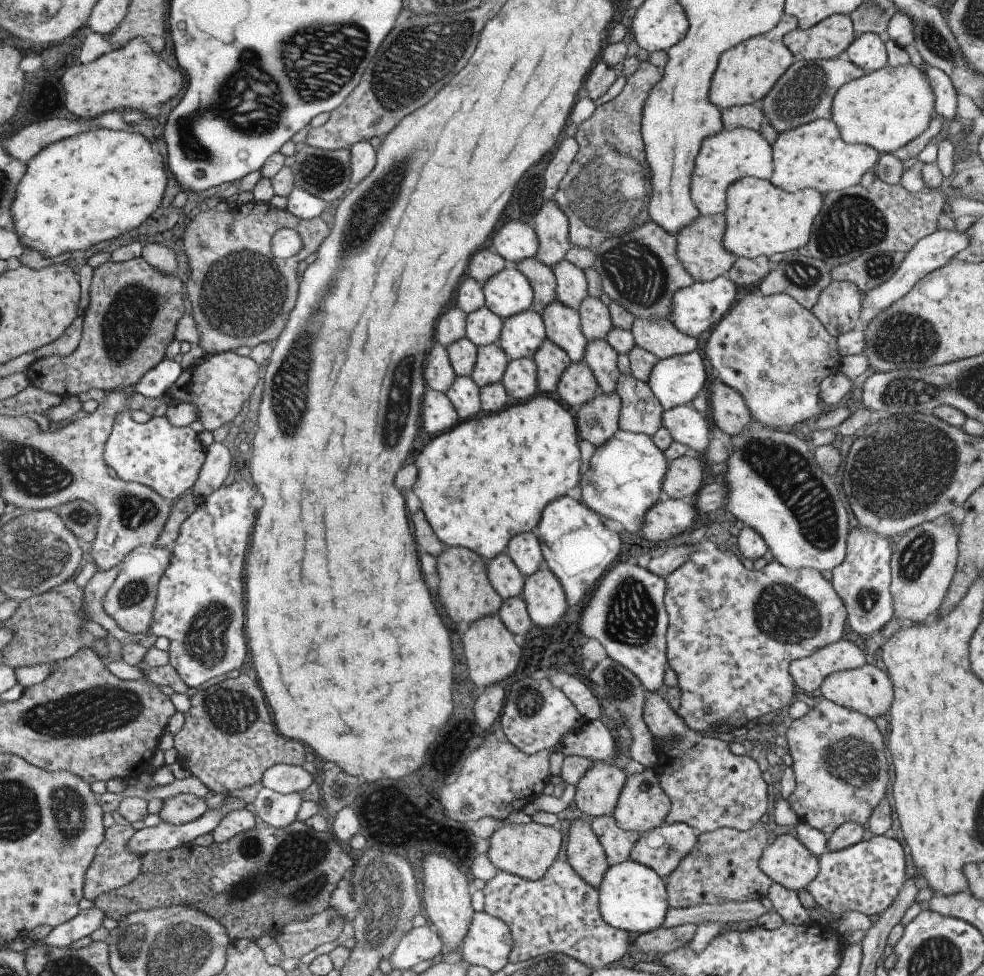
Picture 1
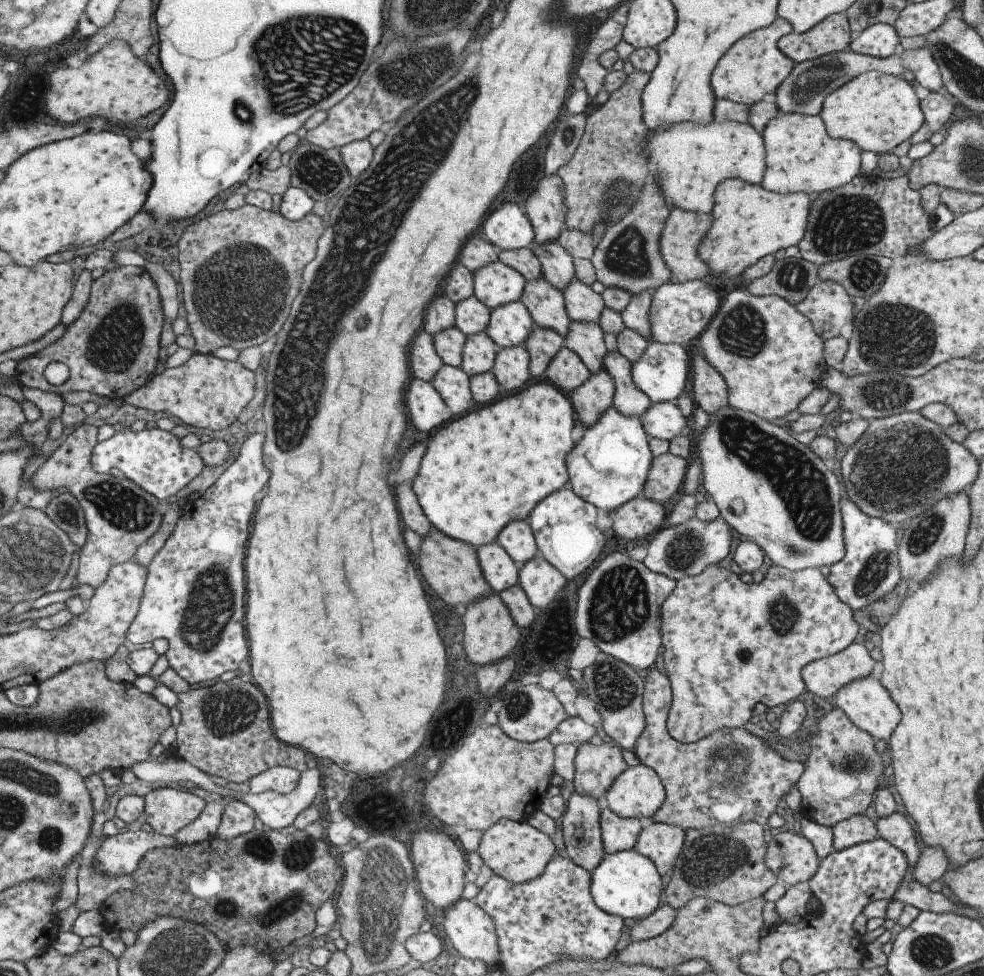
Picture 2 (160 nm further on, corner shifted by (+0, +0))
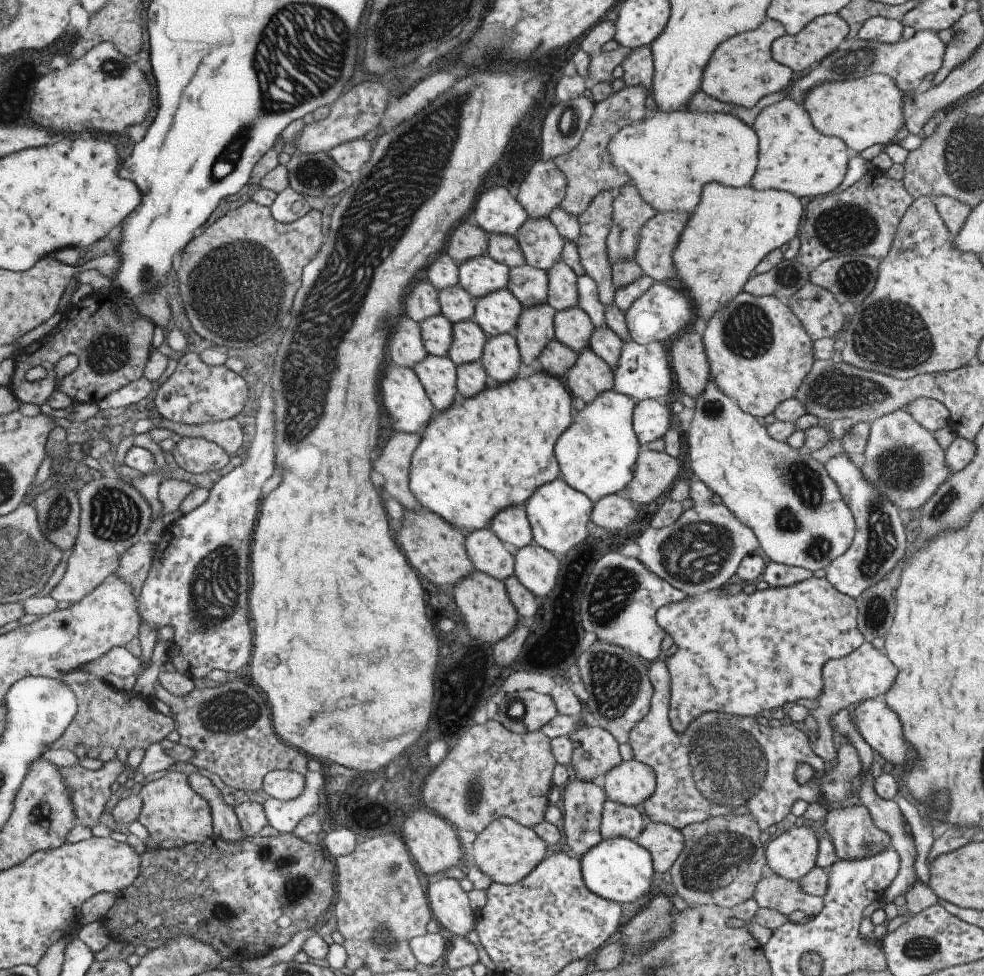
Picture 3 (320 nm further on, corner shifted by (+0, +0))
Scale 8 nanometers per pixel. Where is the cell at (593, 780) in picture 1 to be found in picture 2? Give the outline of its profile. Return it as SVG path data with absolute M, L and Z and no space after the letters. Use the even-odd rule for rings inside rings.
M585 742L577 746L571 784L576 794L597 800L605 795L613 780L627 768L617 746L609 742Z

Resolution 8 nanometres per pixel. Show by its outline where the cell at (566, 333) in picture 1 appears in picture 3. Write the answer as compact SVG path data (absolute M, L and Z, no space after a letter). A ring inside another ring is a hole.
M528 266L509 268L509 282L507 290L521 304L522 308L531 308L537 304L547 302L547 280L546 272Z

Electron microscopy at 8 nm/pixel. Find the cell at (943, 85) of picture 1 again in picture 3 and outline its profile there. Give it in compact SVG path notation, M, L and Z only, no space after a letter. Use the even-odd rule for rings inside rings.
M935 30L915 31L909 40L901 38L895 44L879 44L879 42L869 41L855 42L855 46L859 46L861 50L836 50L819 60L817 67L789 86L789 91L786 93L787 98L791 98L795 104L801 104L801 100L805 98L805 92L809 94L809 90L817 84L843 82L843 80L862 78L871 74L883 74L893 78L901 93L907 94L915 91L927 74L935 74L941 68L943 52L945 52L945 47L937 37Z

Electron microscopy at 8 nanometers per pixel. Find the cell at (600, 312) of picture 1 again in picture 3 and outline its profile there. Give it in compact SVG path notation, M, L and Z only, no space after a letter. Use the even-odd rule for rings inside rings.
M562 261L555 262L549 270L546 272L547 280L547 300L546 304L555 312L561 310L567 310L567 308L573 308L577 306L577 278L573 273L573 270L570 270Z

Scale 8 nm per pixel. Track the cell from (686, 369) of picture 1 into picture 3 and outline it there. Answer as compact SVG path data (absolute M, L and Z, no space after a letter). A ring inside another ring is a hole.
M625 342L619 352L619 365L613 366L613 390L634 402L644 399L657 399L669 393L671 388L671 364L667 362L669 352L660 343L638 344Z

